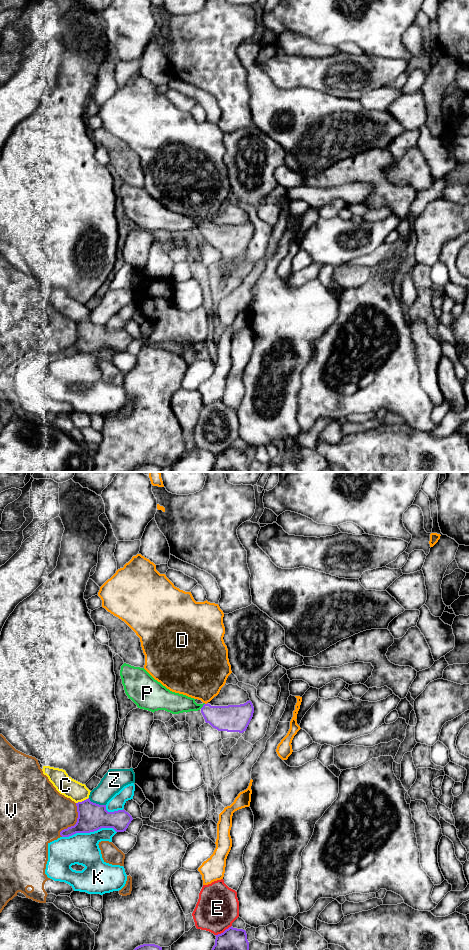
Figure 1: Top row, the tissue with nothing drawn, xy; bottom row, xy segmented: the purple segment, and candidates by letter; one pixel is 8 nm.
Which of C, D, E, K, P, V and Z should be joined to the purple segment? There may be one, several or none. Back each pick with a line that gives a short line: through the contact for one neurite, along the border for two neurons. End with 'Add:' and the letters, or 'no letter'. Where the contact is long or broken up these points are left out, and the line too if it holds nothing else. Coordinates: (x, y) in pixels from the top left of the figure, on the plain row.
P: Line: xy (231, 238), (213, 235), (203, 226), (175, 223)
Add: P

